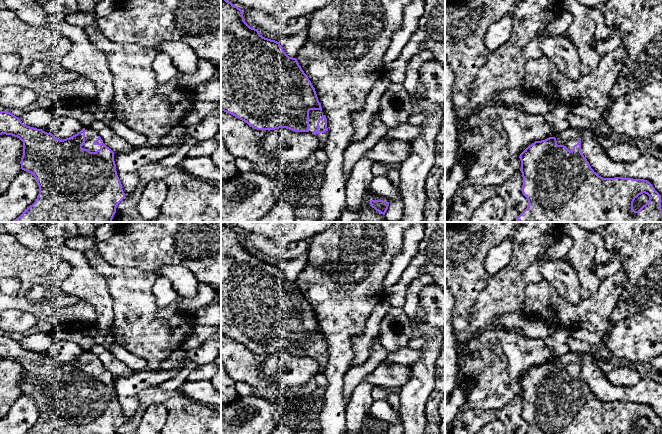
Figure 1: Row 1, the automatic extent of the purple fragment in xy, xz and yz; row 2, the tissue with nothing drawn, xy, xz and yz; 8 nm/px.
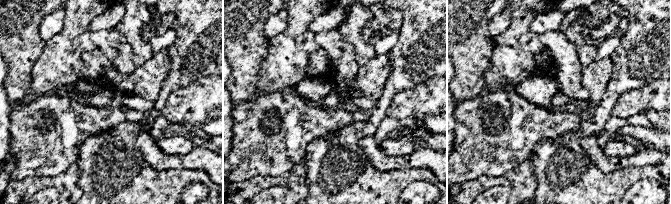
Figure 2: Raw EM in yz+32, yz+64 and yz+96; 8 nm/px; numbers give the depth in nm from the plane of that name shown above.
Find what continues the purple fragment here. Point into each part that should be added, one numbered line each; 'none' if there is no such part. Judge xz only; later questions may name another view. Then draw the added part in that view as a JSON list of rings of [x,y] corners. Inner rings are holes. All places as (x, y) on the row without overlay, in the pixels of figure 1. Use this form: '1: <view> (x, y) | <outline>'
1: xz (314, 339) | [[[310,334],[309,335],[309,356],[312,357],[317,353],[318,343],[321,342],[322,335],[320,334]]]

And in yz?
1: yz (569, 362) | [[[568,352],[567,354],[554,360],[558,369],[566,370],[572,375],[573,370],[578,367],[578,363],[581,362],[581,357],[575,352]]]

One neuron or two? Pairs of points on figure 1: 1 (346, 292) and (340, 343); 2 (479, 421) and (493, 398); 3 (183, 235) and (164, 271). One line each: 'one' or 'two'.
1: one
2: two
3: two

